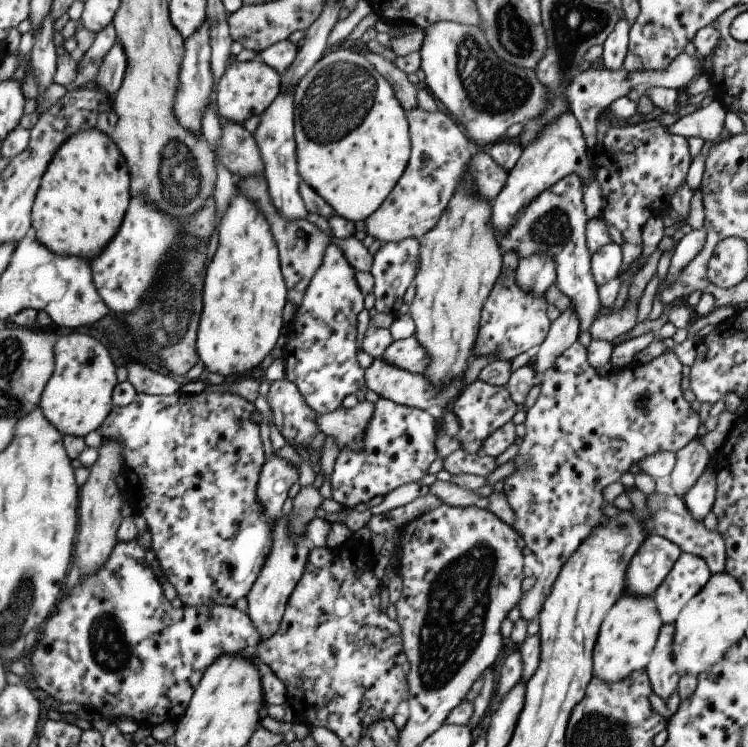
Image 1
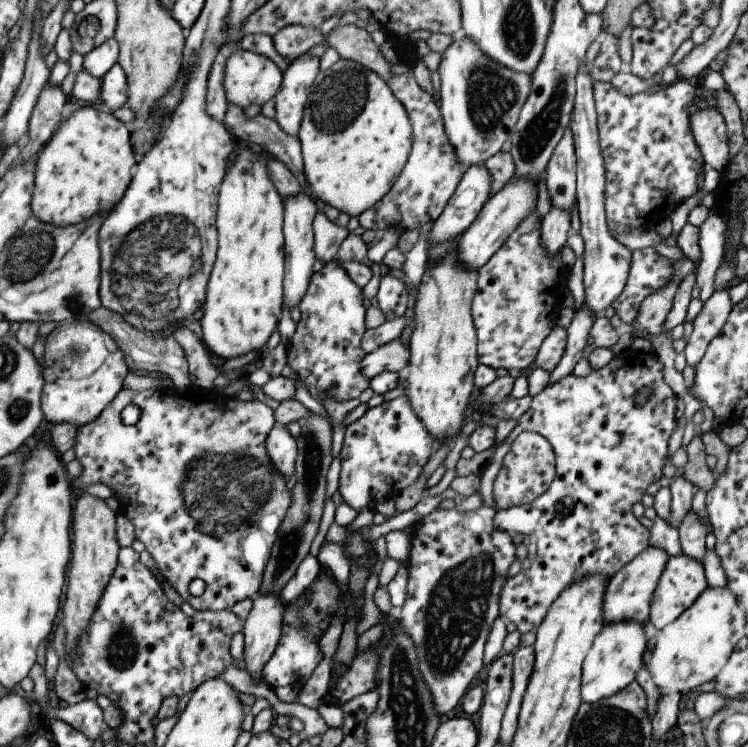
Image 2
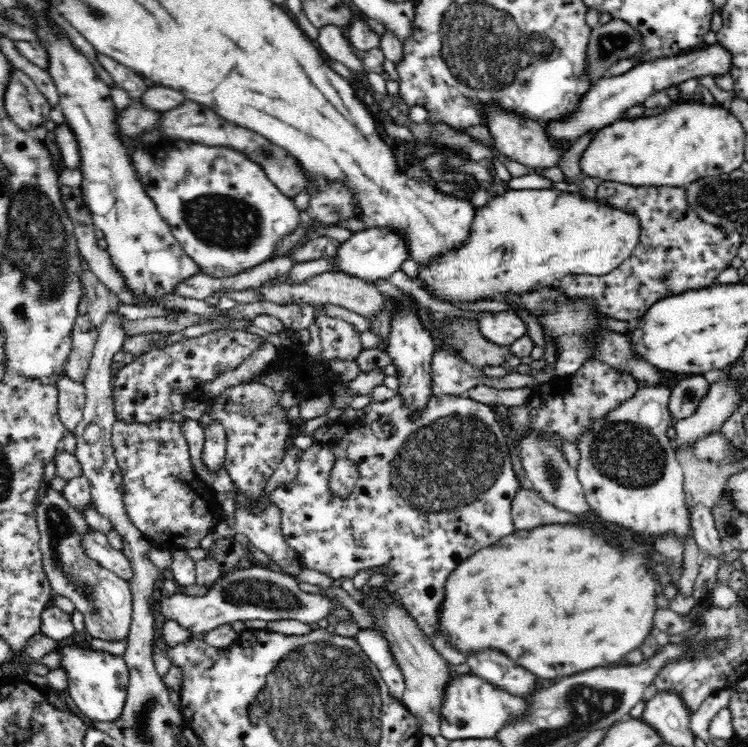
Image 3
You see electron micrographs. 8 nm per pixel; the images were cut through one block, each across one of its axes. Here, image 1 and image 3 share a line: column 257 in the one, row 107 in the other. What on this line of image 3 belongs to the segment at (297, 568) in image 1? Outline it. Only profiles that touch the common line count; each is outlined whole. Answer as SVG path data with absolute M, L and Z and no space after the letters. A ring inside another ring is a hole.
M719 43L714 46L705 46L699 50L686 53L682 56L672 56L672 58L660 58L652 62L638 63L628 71L620 75L607 75L592 83L585 93L579 96L576 108L572 112L566 113L559 119L540 122L545 135L555 144L555 146L570 147L584 134L602 130L610 124L622 119L626 119L626 112L629 109L642 105L649 96L656 91L665 89L671 84L679 84L689 78L700 78L706 81L712 74L729 70L730 55Z

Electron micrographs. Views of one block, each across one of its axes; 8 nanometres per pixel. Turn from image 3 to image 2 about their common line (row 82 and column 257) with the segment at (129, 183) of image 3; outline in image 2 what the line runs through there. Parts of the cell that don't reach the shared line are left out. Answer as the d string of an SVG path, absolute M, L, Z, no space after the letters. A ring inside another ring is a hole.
M237 48L226 60L222 80L224 99L227 103L231 103L241 109L249 106L249 104L261 106L274 97L281 79L282 72L277 69L277 66L269 58Z

